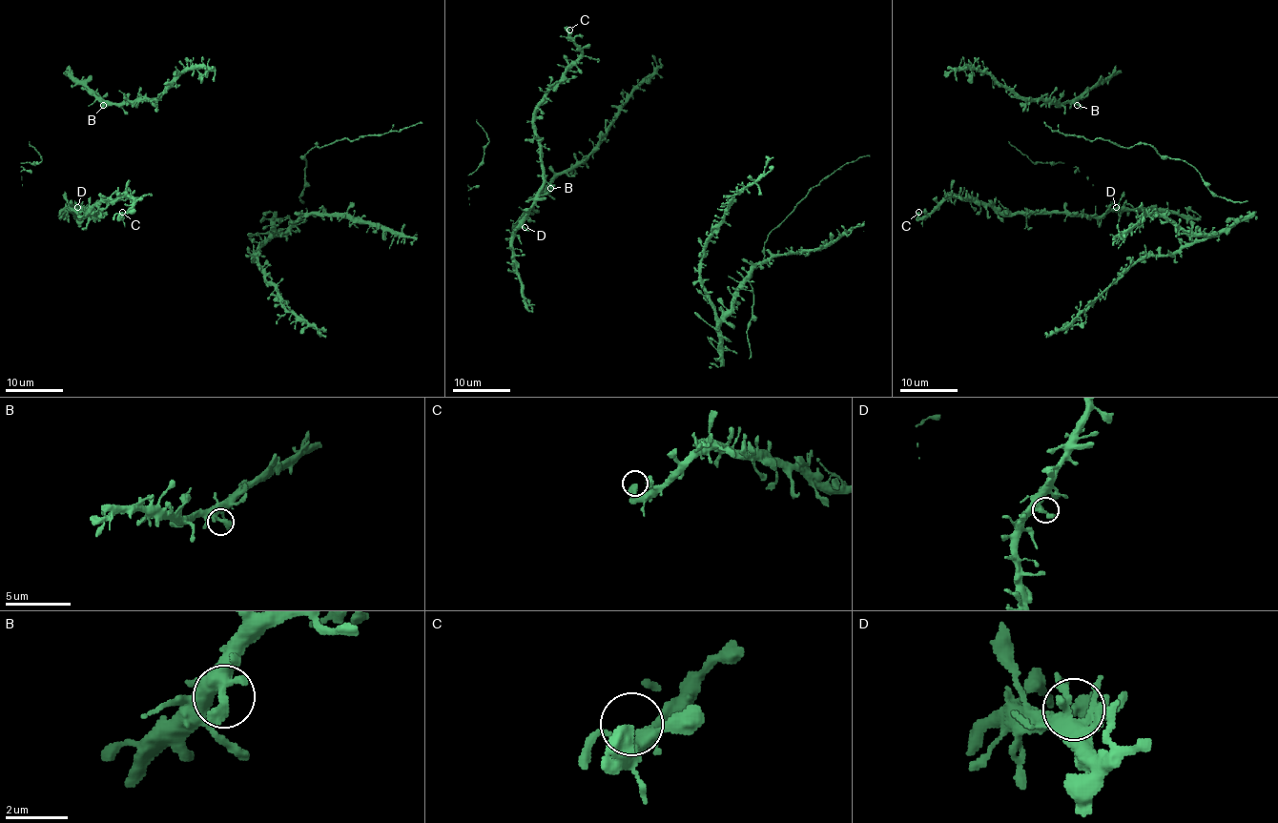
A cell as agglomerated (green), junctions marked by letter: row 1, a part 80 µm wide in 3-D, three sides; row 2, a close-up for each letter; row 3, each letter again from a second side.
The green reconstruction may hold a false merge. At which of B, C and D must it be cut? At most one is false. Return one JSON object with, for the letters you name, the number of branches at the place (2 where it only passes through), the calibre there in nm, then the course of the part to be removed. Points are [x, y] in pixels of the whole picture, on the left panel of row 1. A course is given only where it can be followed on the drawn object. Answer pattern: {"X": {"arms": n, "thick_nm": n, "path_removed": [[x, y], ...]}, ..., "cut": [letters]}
{"cut": []}

